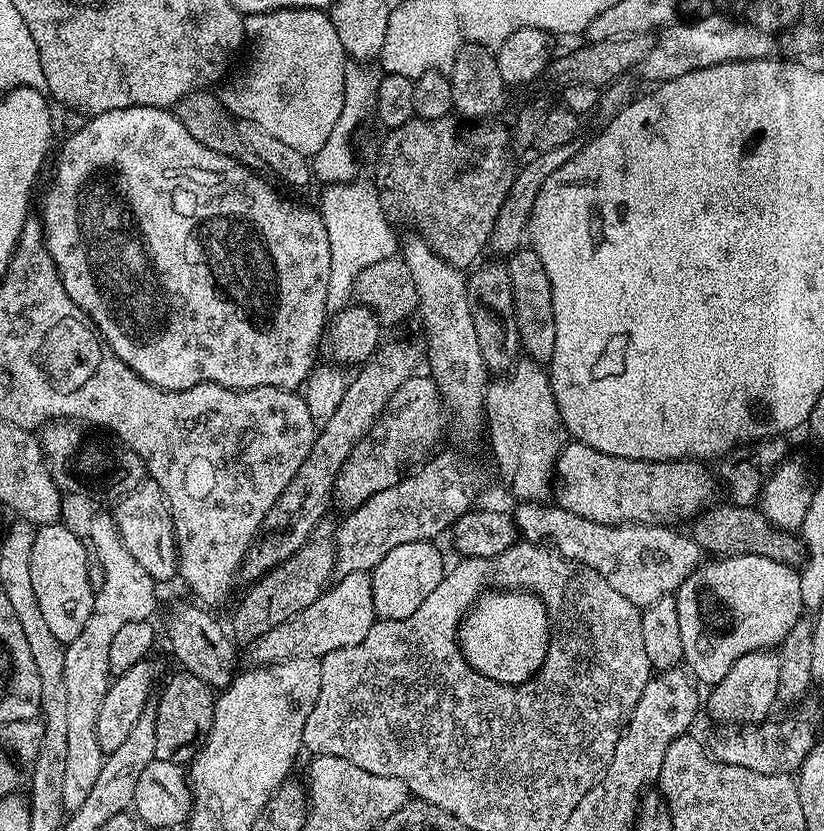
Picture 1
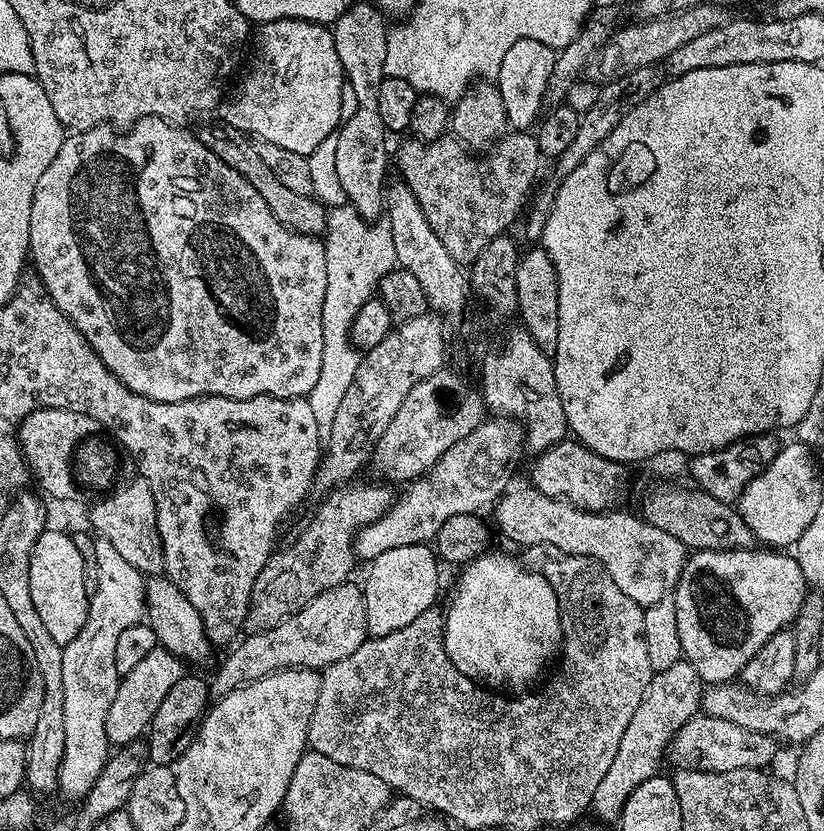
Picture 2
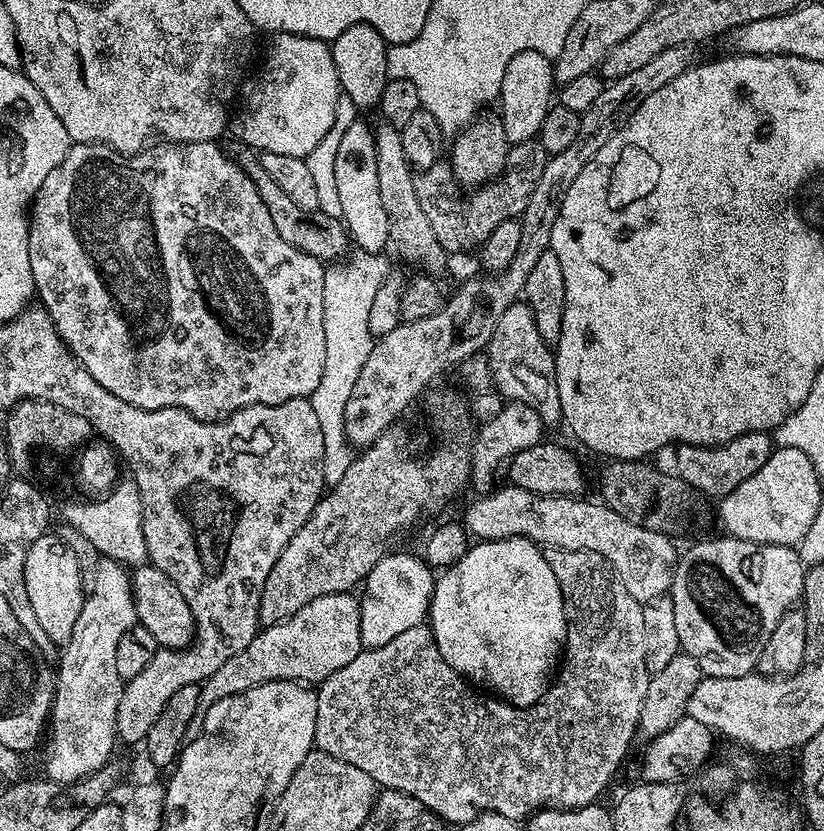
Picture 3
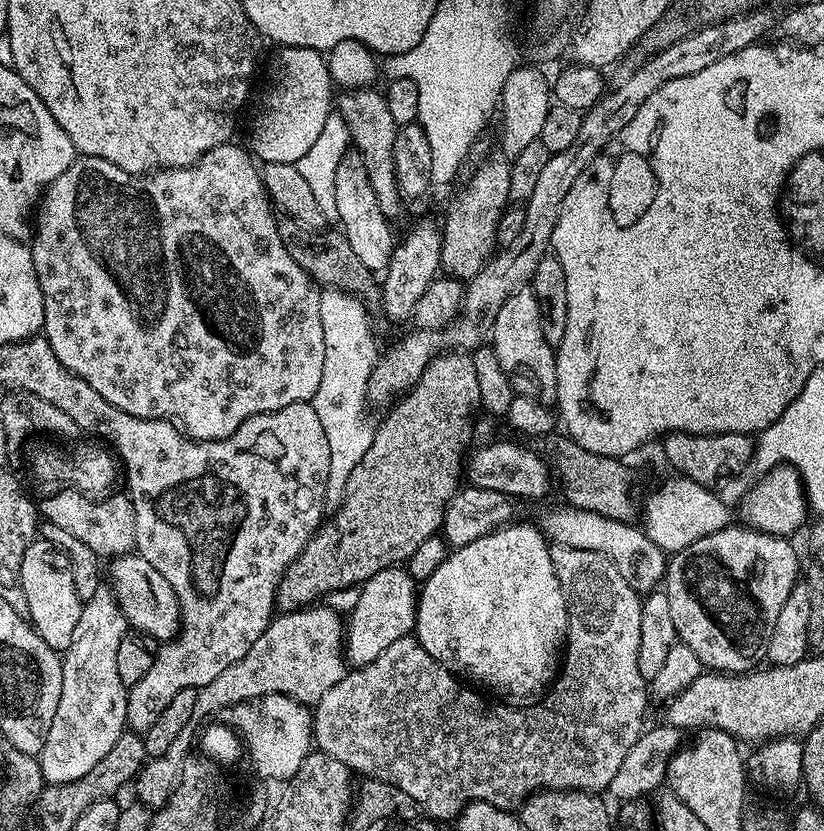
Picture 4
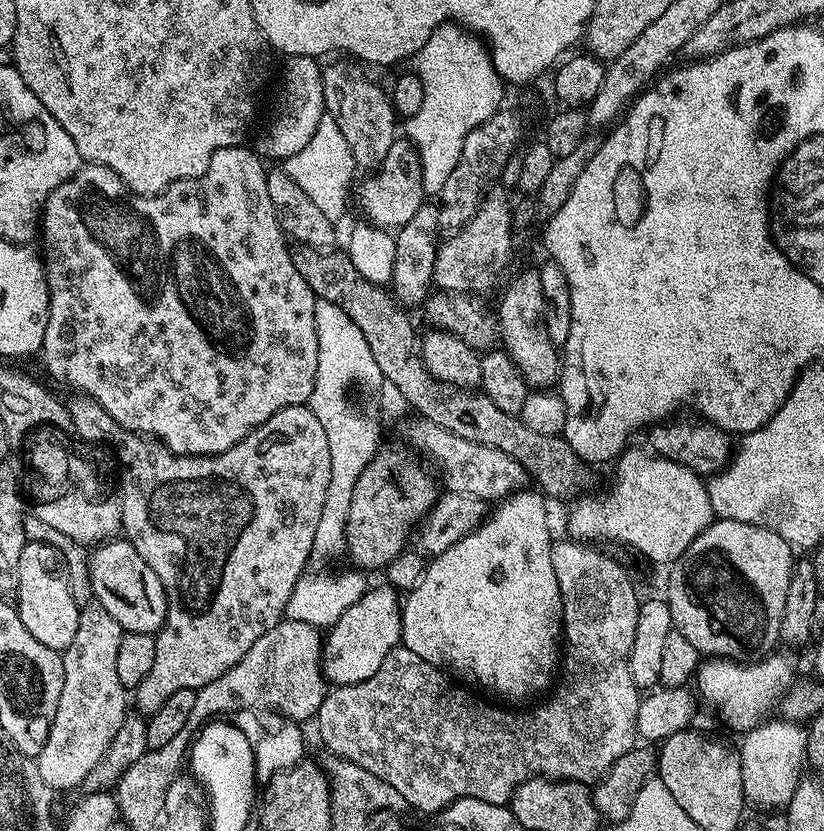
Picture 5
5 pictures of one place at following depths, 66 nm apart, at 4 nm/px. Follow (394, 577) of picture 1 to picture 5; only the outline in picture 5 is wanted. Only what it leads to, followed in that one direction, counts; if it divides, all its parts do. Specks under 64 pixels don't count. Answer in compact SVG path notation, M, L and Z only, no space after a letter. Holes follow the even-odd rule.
M369 587L368 592L362 594L362 598L358 598L358 602L354 602L354 606L350 606L350 610L346 610L346 614L342 614L342 618L327 629L322 663L324 679L333 685L366 682L366 678L378 674L378 666L386 662L386 654L401 643L402 600L397 589L383 587Z

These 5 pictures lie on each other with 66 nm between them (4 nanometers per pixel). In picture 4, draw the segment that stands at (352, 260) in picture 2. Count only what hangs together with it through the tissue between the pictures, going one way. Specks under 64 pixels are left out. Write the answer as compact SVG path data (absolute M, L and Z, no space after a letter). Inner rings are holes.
M324 288L320 309L326 354L322 358L322 382L318 382L318 390L310 403L322 422L322 430L326 430L326 442L330 442L330 474L326 478L324 502L335 510L344 500L346 482L350 482L354 466L358 466L366 450L370 450L374 424L364 413L364 400L369 399L368 383L376 368L378 351L372 337L372 324L368 321L369 309L360 297L337 288Z

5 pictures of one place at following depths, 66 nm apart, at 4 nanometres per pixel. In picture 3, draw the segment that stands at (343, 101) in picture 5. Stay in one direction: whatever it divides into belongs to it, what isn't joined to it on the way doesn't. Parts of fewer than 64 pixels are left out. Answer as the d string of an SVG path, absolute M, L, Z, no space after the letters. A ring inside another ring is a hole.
M387 122L377 123L376 153L378 154L378 190L382 193L382 207L386 210L388 219L388 242L391 251L396 251L404 260L417 260L423 271L428 274L440 274L444 268L446 253L434 234L430 221L418 200L416 176L414 168L408 163L406 151L403 150L401 129Z

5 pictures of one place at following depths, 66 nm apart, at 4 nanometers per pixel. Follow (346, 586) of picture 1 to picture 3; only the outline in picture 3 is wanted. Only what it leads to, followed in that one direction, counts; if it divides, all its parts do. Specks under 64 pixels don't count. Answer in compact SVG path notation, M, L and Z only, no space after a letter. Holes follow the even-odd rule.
M335 592L314 598L314 602L302 606L298 614L261 627L242 654L234 654L230 662L214 670L214 674L200 685L200 707L206 710L222 698L242 694L271 680L295 680L309 686L319 685L320 681L342 670L342 666L354 662L363 648L359 599L352 592Z

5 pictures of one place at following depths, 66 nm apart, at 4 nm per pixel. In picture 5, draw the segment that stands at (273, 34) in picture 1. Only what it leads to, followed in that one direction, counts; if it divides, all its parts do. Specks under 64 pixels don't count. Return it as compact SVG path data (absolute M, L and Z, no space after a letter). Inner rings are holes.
M294 56L287 63L288 69L285 70L284 81L280 84L280 101L276 104L276 113L269 118L260 141L254 144L255 151L269 161L272 159L283 162L298 154L306 146L306 142L313 138L319 120L325 114L321 65L310 56Z

